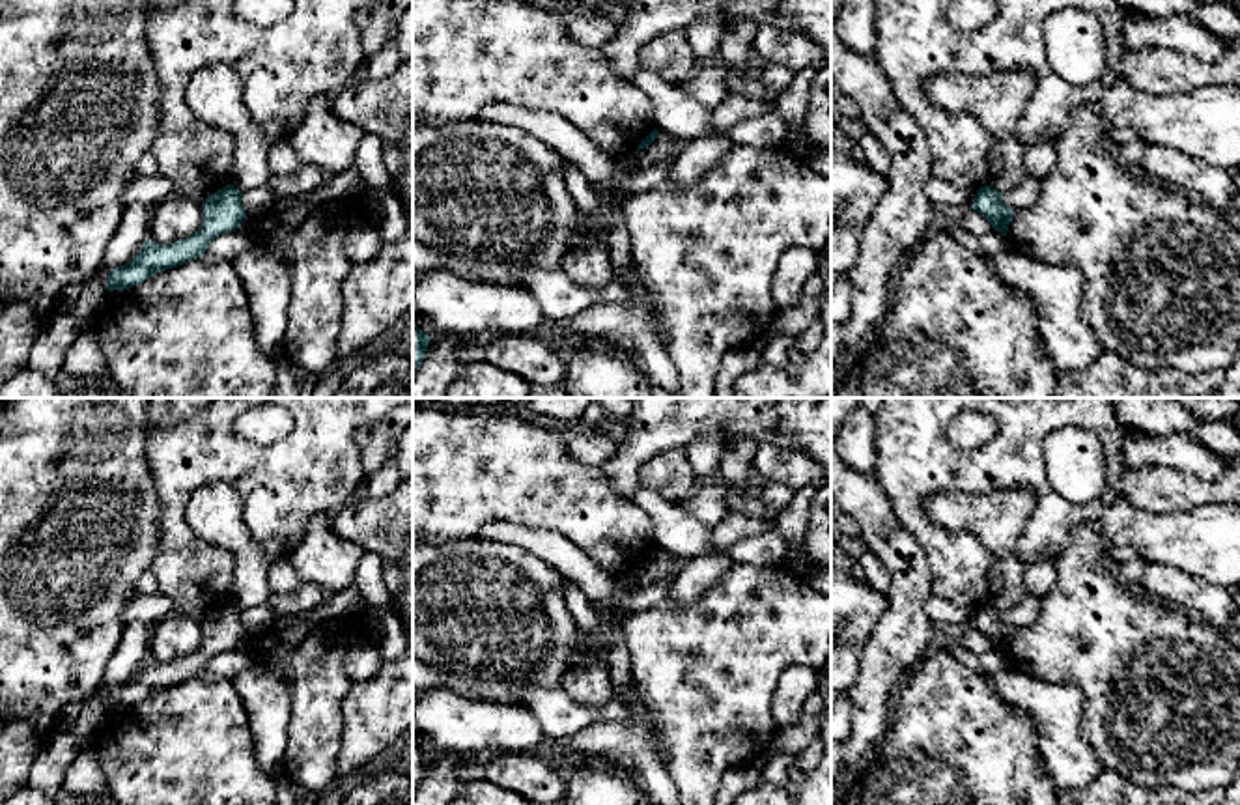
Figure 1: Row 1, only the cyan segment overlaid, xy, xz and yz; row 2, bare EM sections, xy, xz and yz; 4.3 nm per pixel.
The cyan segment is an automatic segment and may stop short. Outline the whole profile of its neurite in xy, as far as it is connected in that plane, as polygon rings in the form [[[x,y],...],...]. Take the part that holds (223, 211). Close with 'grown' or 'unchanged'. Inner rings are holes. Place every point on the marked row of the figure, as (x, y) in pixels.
[[[226,185],[207,196],[202,202],[202,224],[190,237],[170,245],[159,245],[146,239],[129,263],[110,269],[106,276],[108,291],[129,290],[157,273],[204,256],[207,245],[215,237],[235,232],[241,220],[247,219],[241,196],[243,192],[232,185]]]; unchanged

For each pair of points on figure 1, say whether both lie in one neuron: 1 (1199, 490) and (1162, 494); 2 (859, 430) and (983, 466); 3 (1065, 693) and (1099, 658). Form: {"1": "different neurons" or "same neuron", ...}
{"1": "same neuron", "2": "different neurons", "3": "different neurons"}

